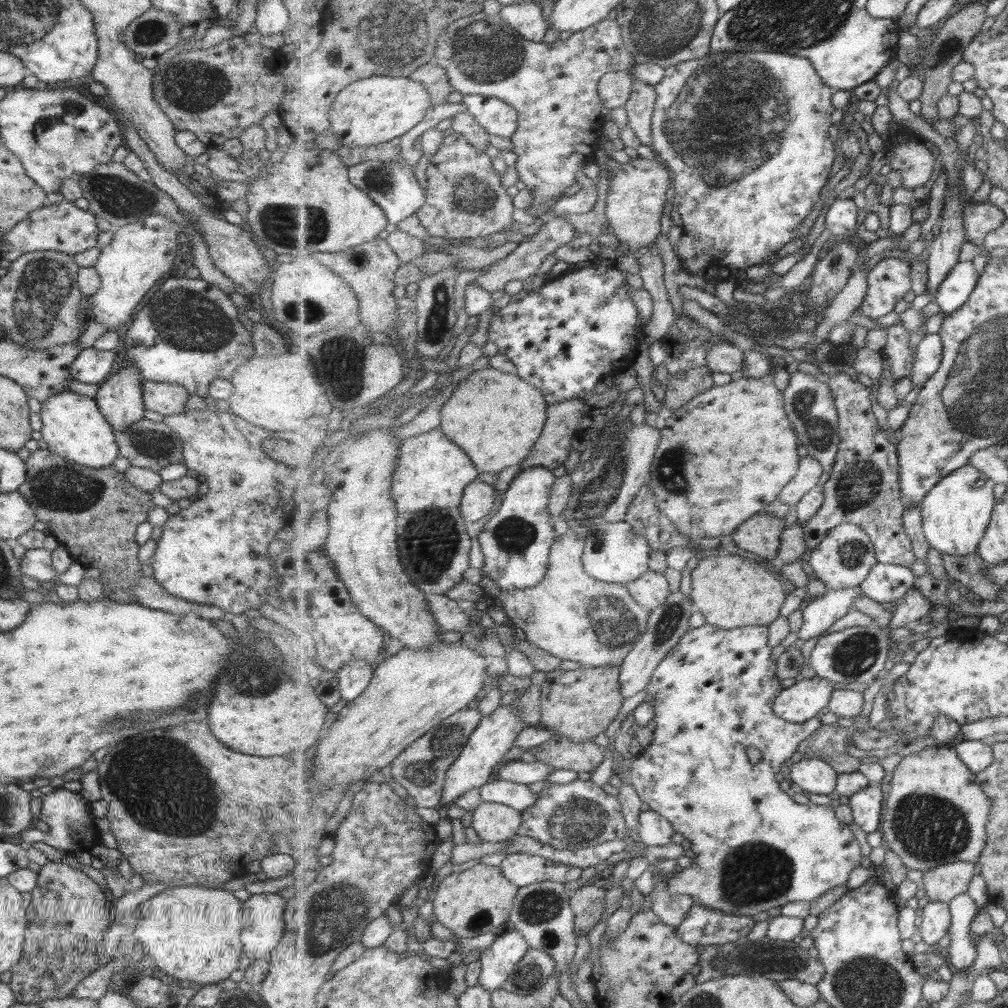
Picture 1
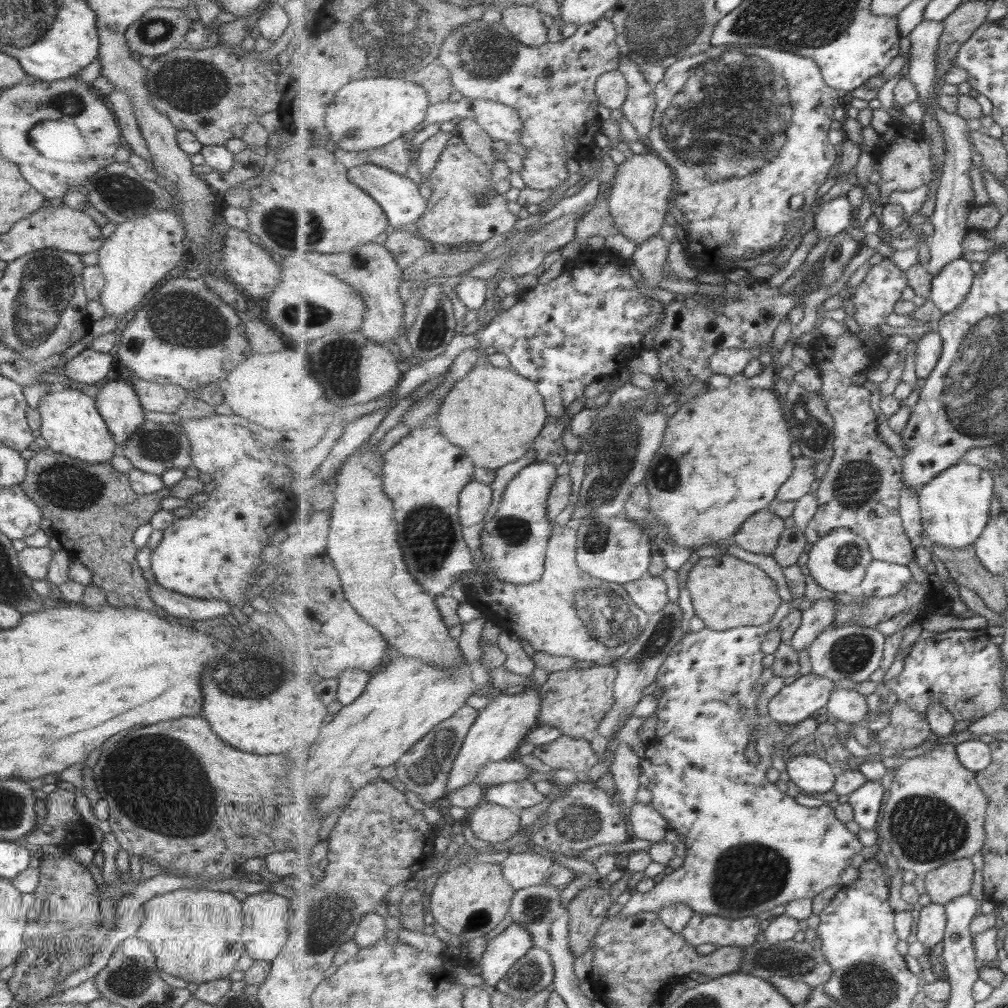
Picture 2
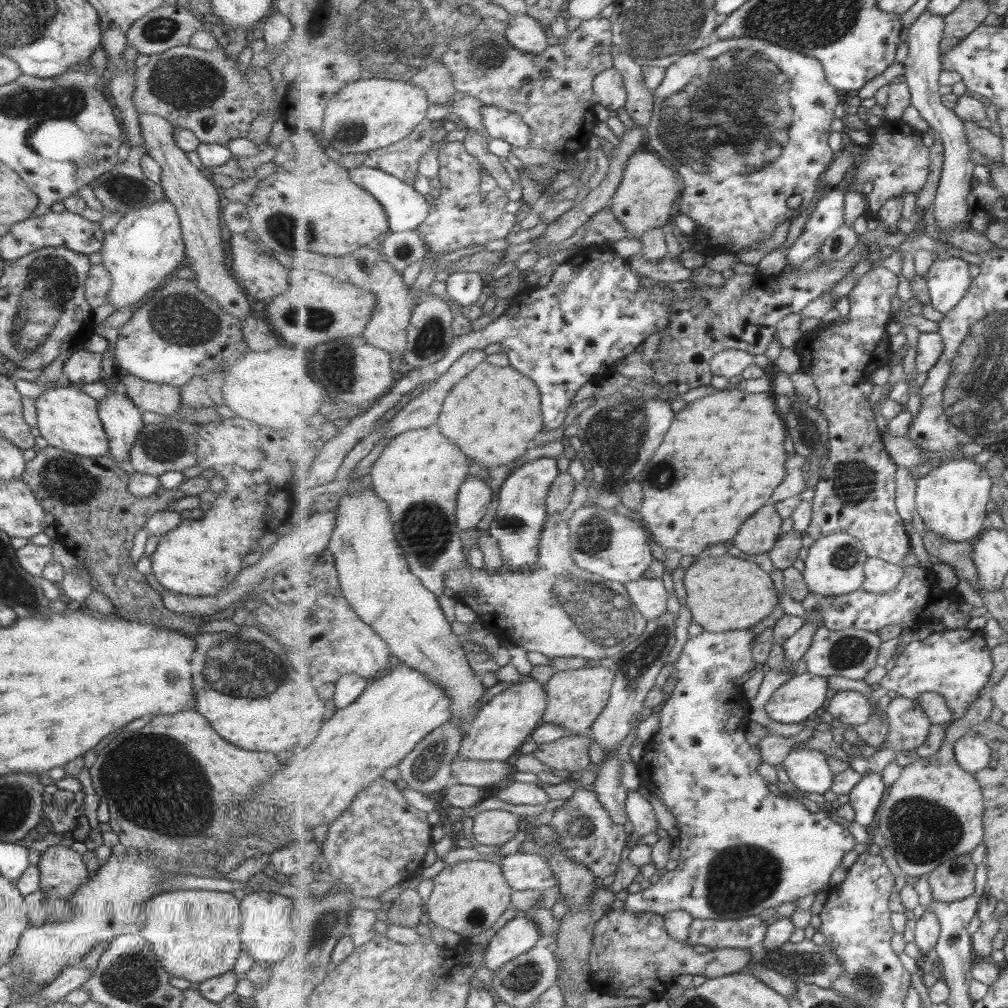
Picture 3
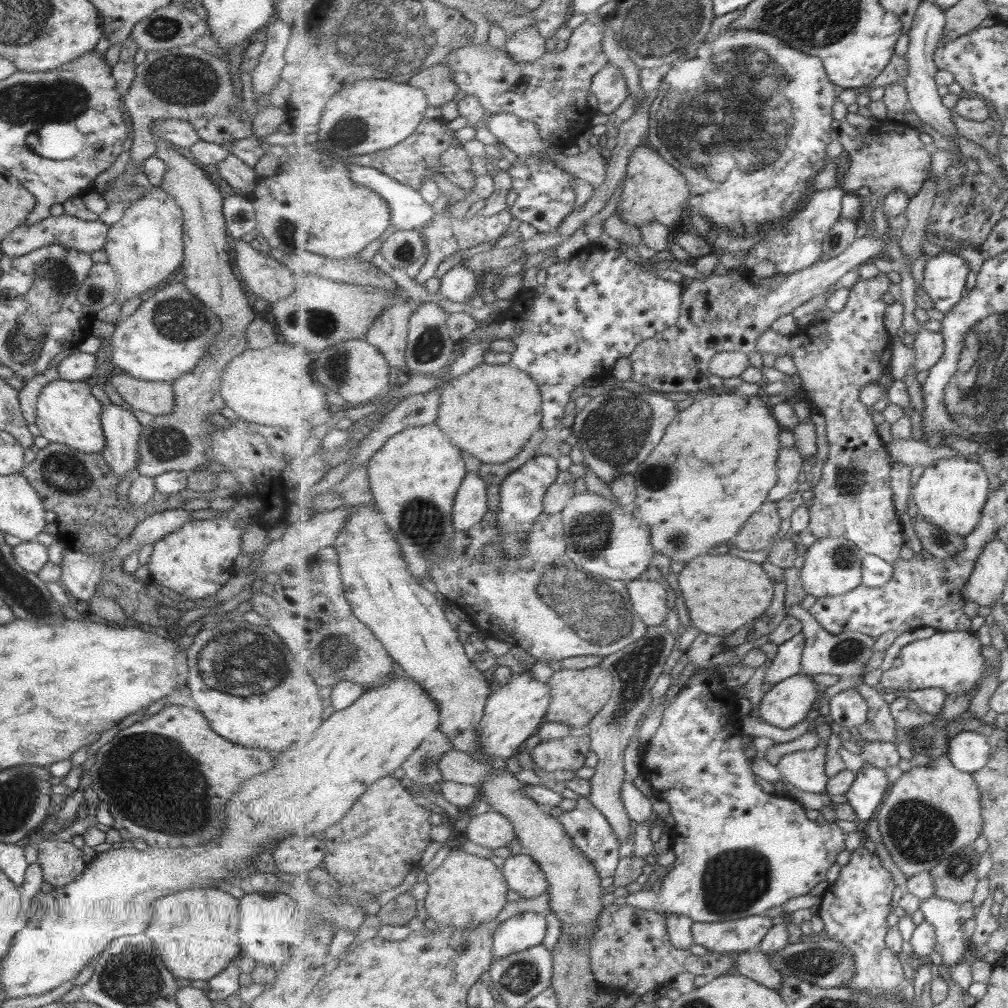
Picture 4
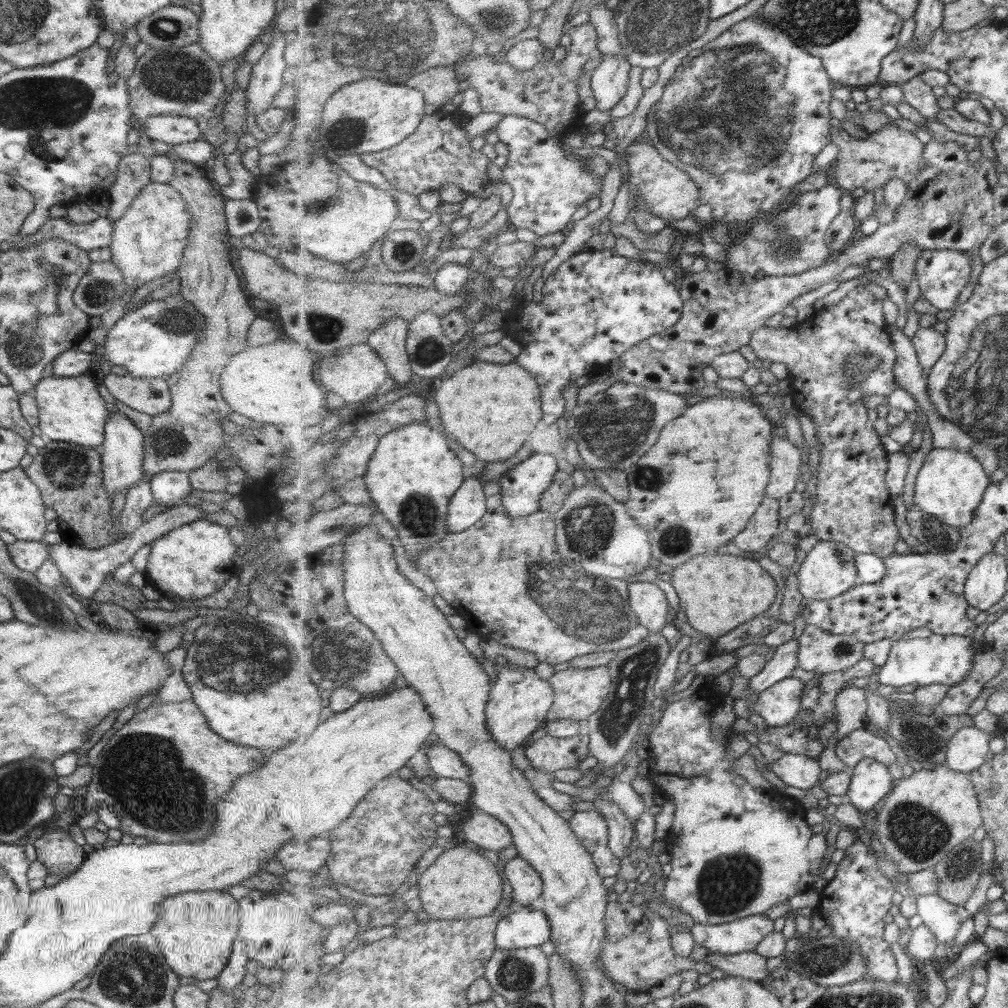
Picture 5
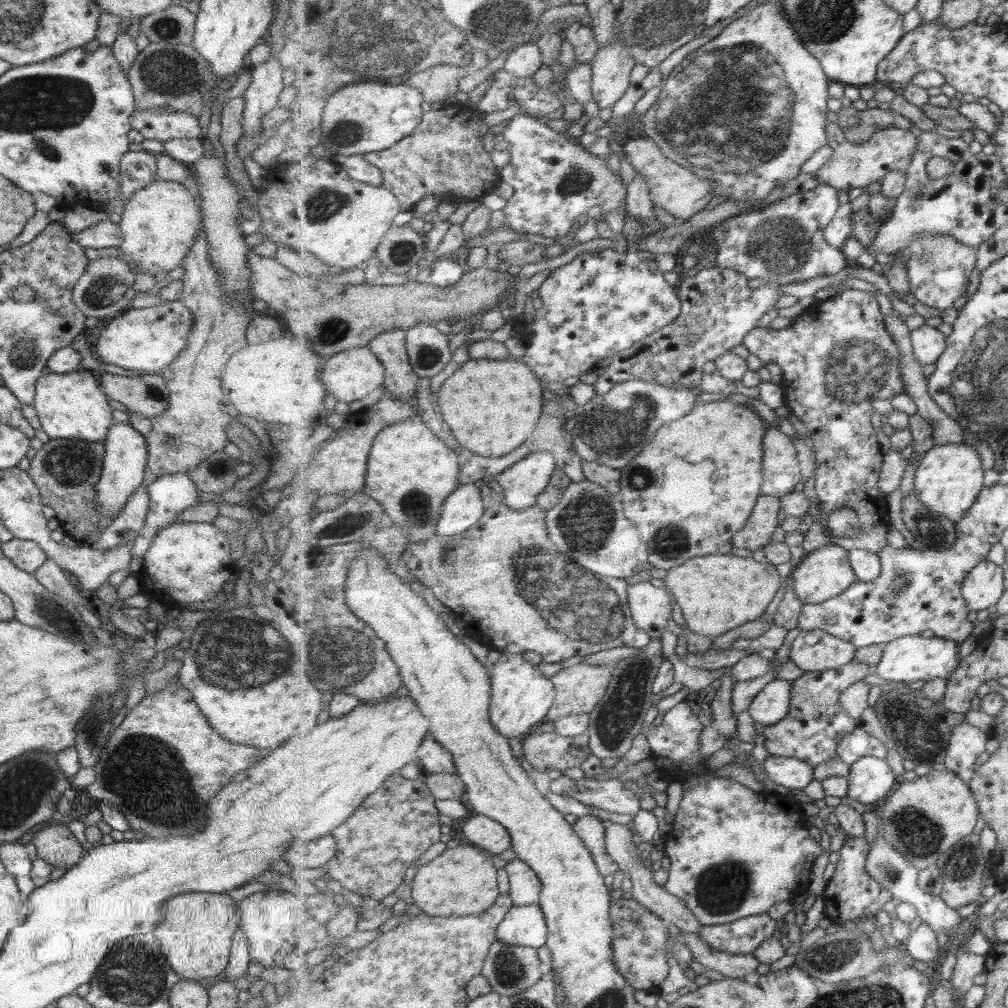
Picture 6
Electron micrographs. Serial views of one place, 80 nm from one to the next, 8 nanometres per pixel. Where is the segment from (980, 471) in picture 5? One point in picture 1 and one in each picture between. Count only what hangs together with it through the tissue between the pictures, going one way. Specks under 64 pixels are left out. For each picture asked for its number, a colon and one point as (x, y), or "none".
1: (957, 513)
2: (955, 507)
3: (953, 500)
4: (952, 493)

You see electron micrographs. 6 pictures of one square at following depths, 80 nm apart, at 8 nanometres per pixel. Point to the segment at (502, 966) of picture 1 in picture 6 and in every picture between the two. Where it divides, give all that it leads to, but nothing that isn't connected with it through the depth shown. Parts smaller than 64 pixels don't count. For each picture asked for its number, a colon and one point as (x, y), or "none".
2: (504, 950)
3: (521, 934)
4: (519, 933)
5: (523, 928)
6: (526, 926)

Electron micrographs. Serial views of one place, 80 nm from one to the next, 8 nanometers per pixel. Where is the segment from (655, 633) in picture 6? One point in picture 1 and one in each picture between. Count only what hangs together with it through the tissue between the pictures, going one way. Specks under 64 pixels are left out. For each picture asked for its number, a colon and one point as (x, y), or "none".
1: (652, 590)
2: (650, 592)
3: (651, 597)
4: (649, 597)
5: (649, 603)

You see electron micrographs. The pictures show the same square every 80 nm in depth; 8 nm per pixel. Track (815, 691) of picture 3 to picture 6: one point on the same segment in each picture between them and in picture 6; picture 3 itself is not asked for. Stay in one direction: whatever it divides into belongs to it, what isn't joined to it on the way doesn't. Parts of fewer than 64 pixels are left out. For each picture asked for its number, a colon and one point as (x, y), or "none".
4: (787, 703)
5: (780, 704)
6: (774, 702)

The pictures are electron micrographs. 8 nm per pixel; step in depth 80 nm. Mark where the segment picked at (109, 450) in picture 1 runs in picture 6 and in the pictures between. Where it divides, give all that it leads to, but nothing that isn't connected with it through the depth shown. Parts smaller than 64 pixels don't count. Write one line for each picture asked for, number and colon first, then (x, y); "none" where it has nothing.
2: (69, 422)
3: (67, 418)
4: (66, 413)
5: (70, 410)
6: (69, 406)

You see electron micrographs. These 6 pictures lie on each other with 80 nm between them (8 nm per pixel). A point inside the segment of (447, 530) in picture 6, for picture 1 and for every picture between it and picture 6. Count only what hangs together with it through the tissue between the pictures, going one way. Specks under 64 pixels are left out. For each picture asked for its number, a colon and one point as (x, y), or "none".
1: (478, 500)
2: (476, 499)
3: (474, 498)
4: (472, 503)
5: (469, 505)

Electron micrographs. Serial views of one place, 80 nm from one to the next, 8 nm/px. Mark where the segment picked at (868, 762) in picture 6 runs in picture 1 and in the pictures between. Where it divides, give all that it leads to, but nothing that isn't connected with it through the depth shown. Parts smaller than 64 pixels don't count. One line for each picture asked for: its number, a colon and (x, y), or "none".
1: (866, 804)
2: (866, 801)
3: (871, 791)
4: (871, 786)
5: (871, 782)

